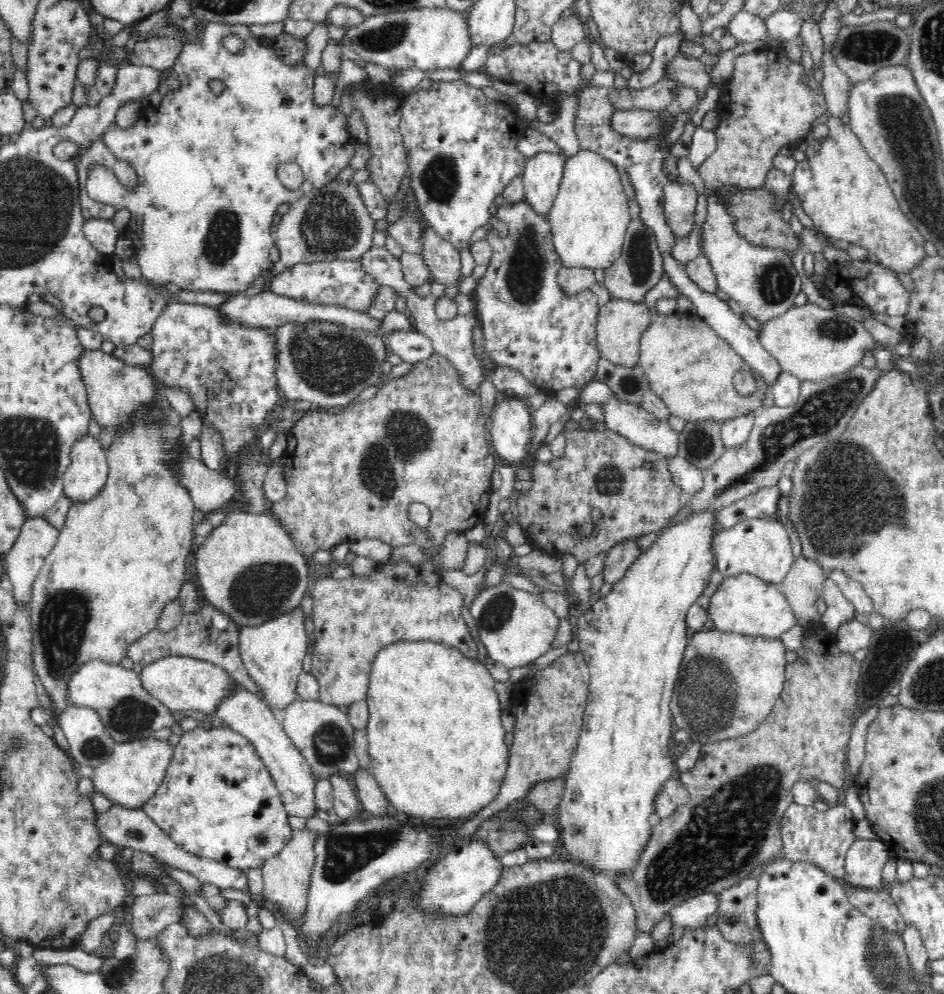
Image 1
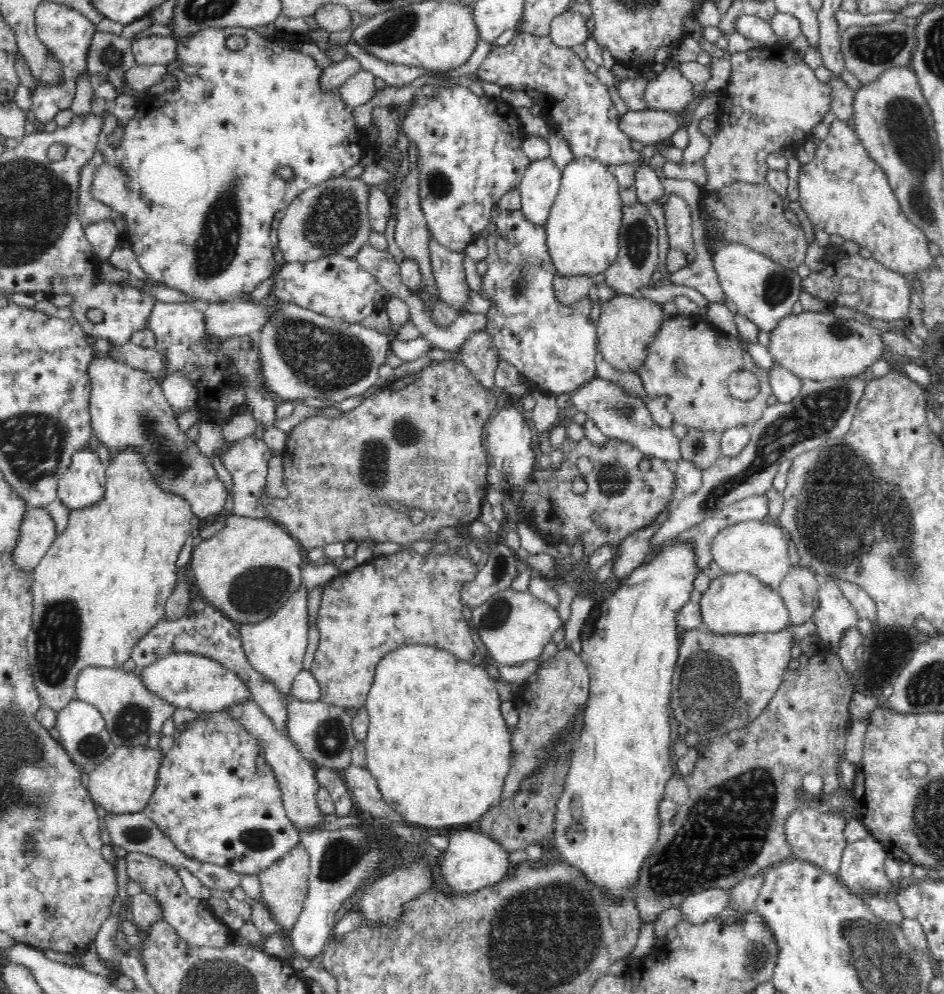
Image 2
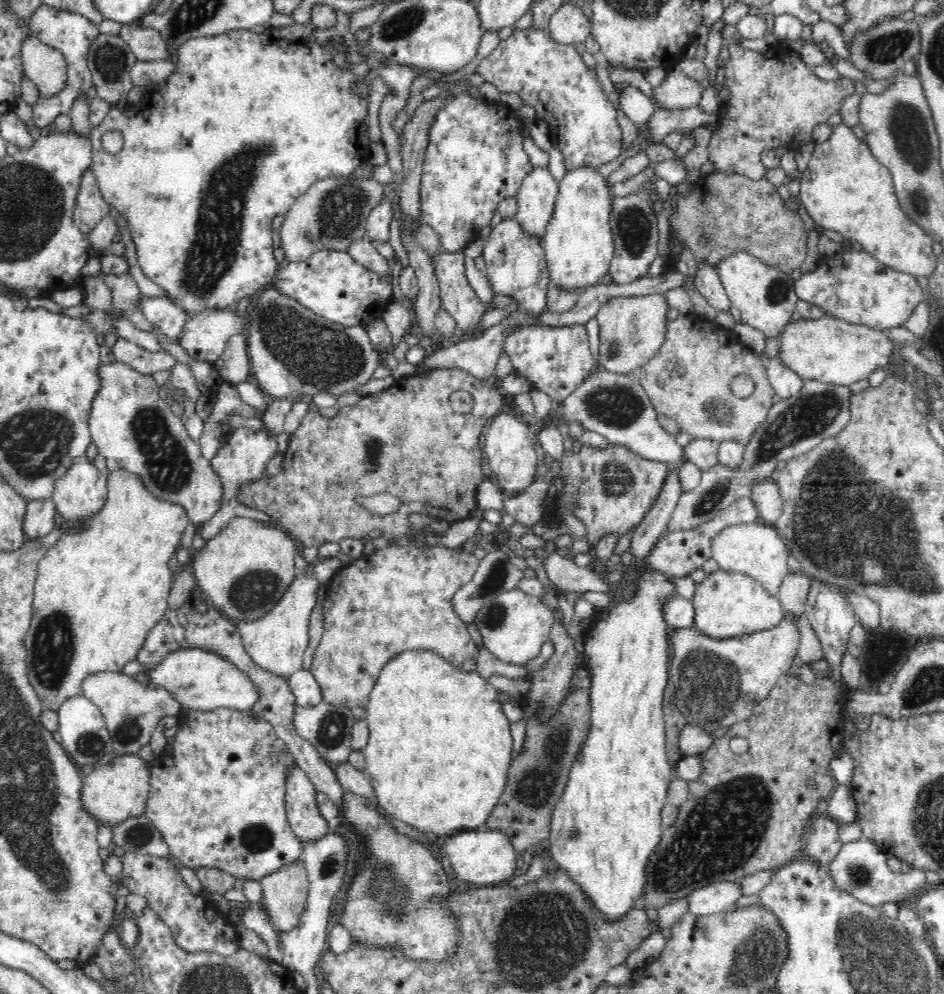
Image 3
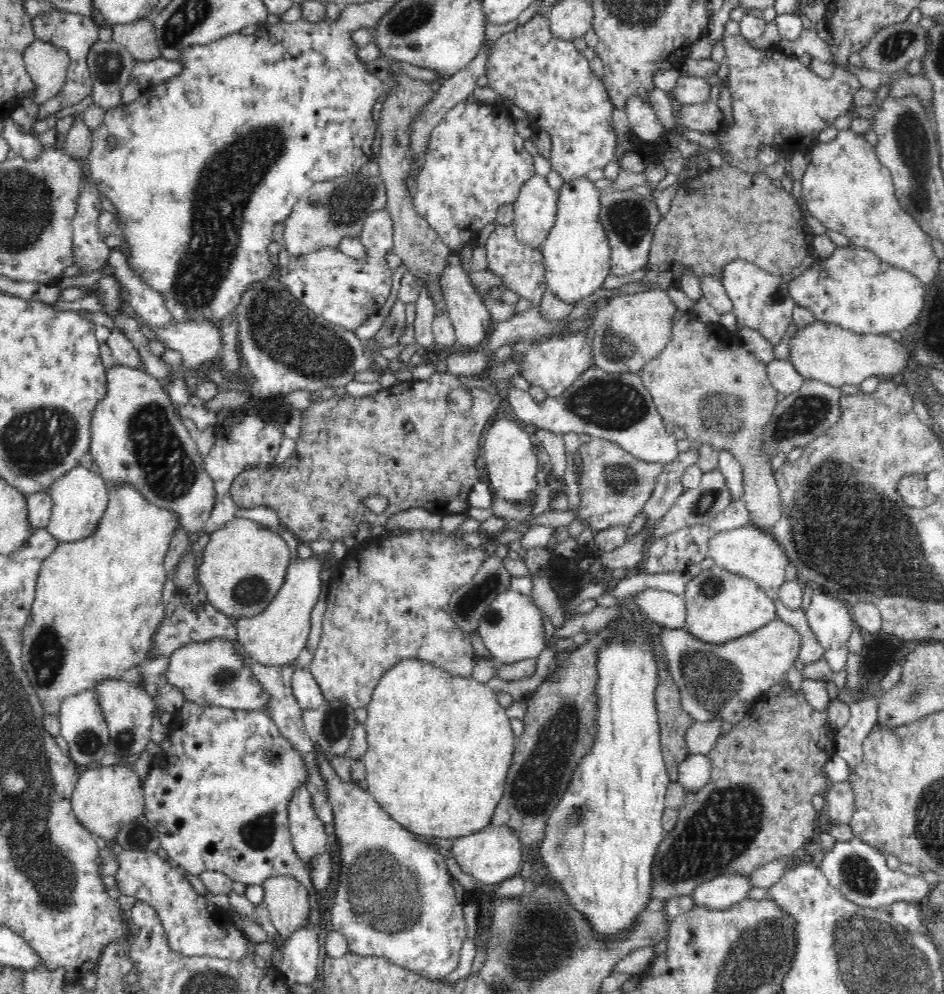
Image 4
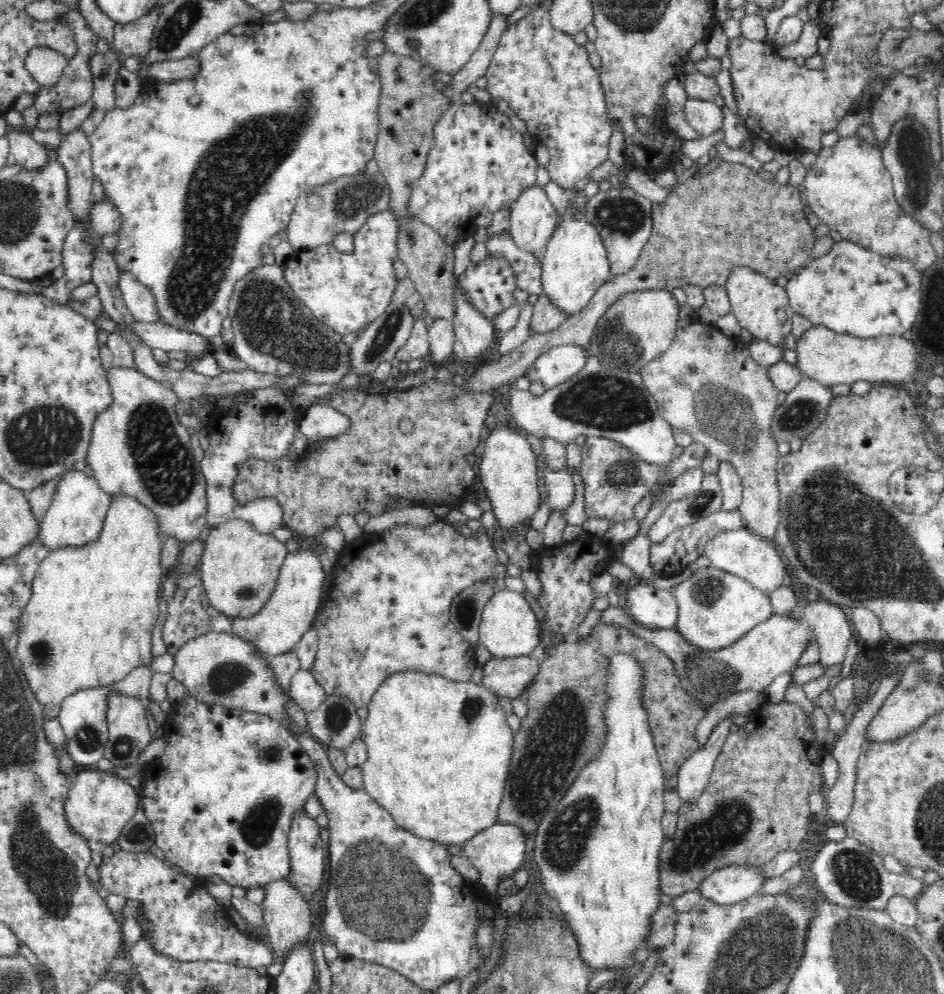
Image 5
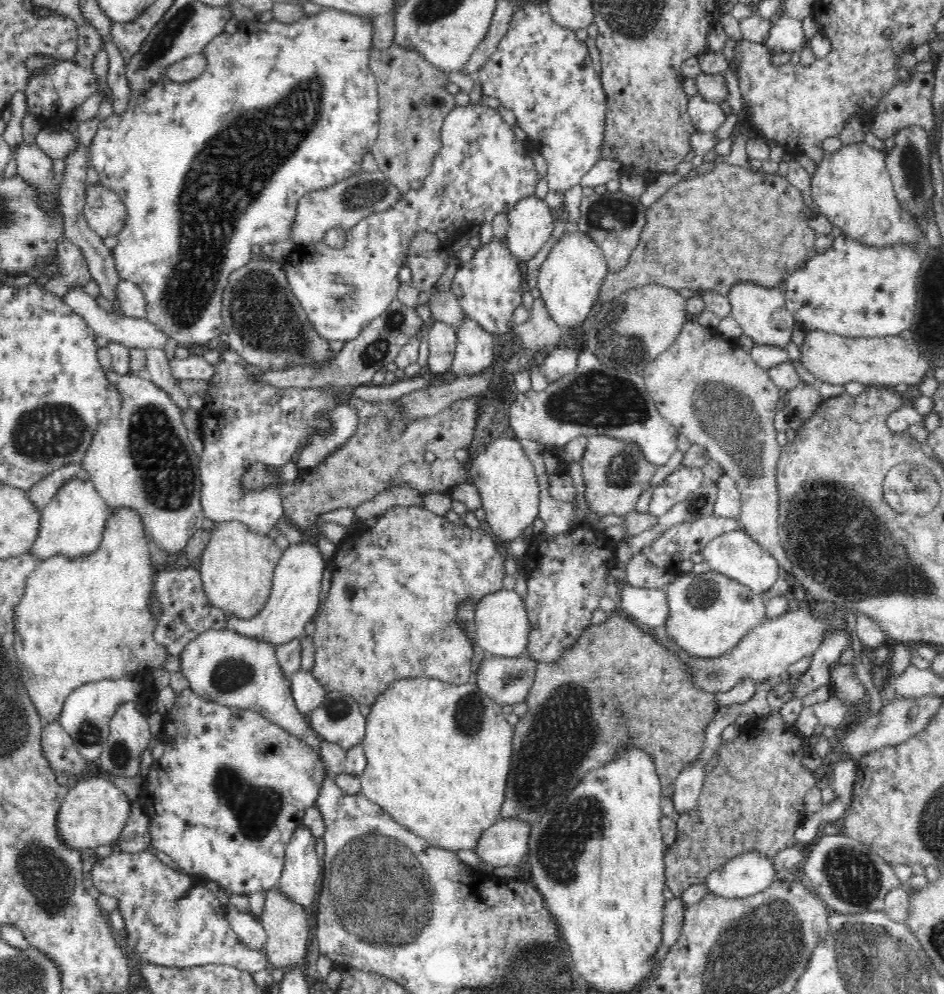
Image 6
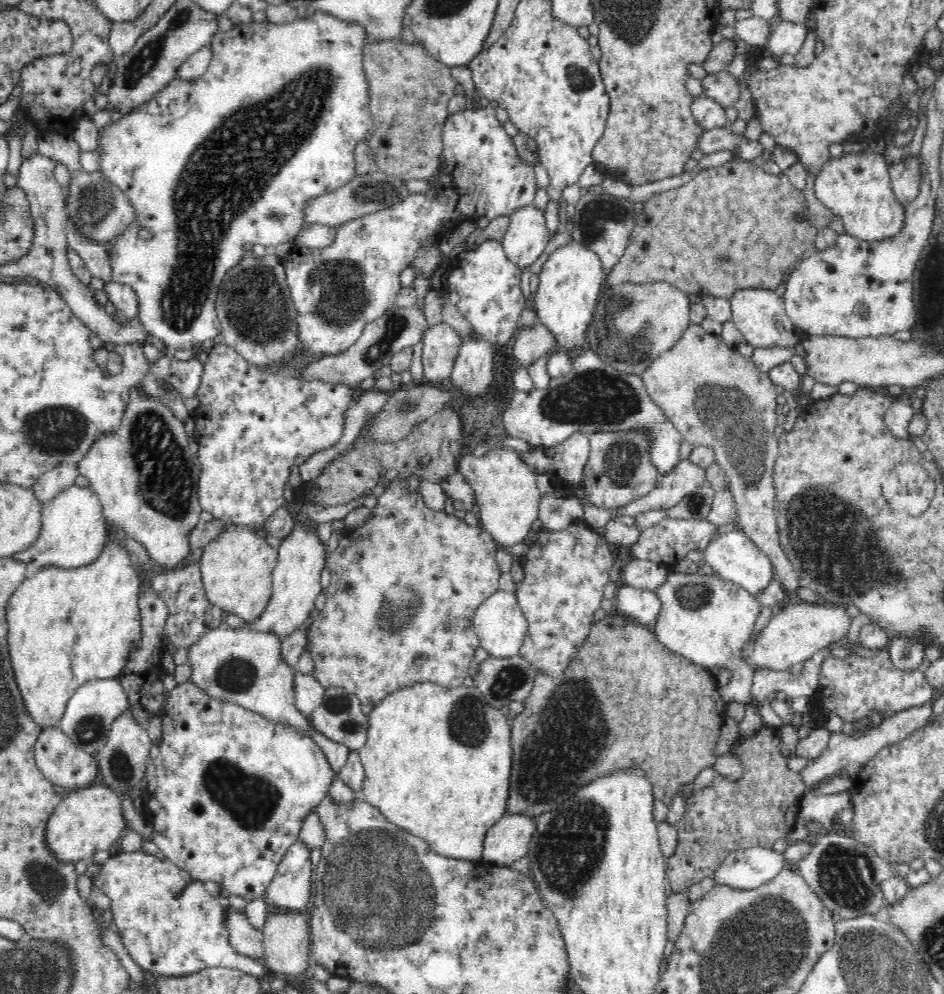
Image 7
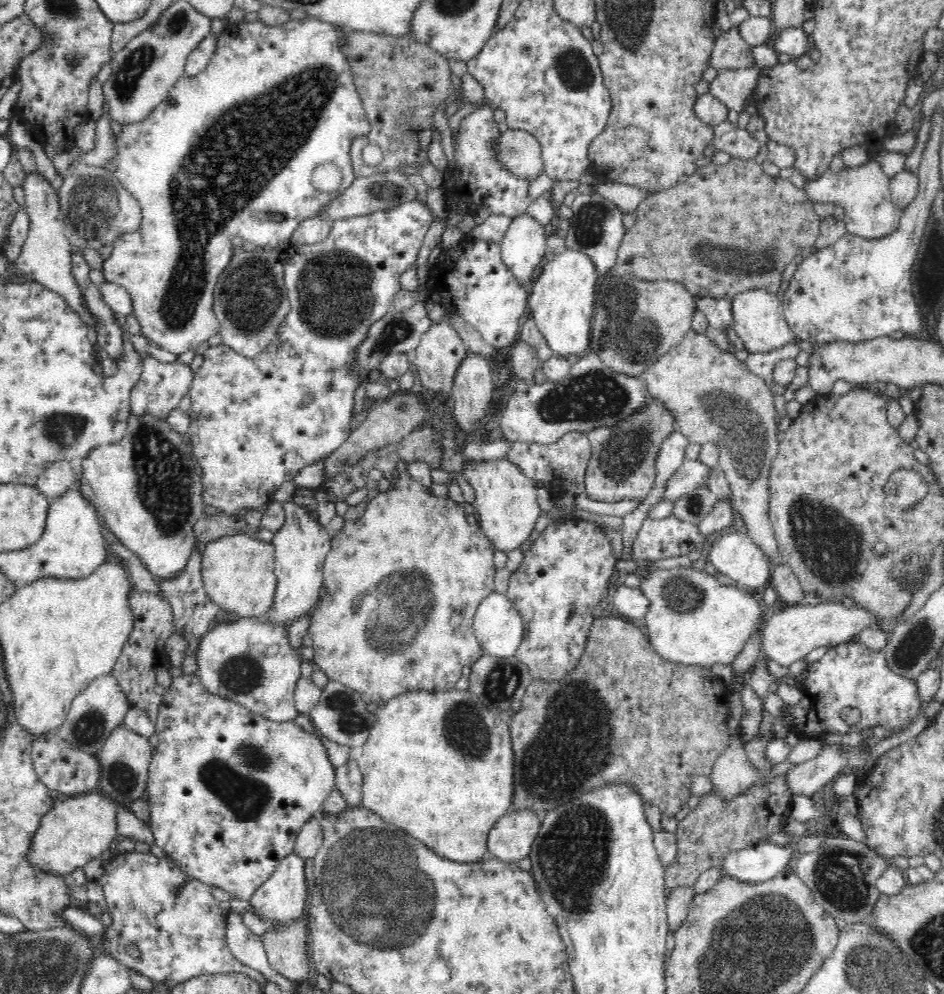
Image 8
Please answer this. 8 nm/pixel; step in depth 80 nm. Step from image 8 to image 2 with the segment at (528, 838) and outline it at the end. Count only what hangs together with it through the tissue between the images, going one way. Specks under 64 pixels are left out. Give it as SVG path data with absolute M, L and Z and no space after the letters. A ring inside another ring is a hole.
M472 827L460 829L449 836L449 842L450 845L438 860L438 866L444 875L444 883L448 884L448 891L458 893L475 891L499 883L510 873L512 867L510 854L490 833L483 833Z

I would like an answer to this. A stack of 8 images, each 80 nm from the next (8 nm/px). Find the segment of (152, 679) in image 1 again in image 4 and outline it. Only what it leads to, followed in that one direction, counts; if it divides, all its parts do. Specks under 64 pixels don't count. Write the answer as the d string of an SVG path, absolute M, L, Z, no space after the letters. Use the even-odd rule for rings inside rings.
M210 637L208 640L205 641L192 641L186 643L184 646L178 648L172 652L170 656L168 656L169 662L168 667L166 668L166 672L163 676L168 680L168 682L172 685L176 685L176 687L180 688L180 691L184 693L184 700L192 701L198 703L200 705L212 705L212 706L219 706L229 709L240 709L246 711L266 711L266 708L270 706L270 702L272 702L272 695L266 691L266 687L262 685L262 681L256 677L256 673L254 673L254 669L252 669L252 663L250 663L251 656L248 655L248 651L246 651L246 647L240 643L240 641L236 639L230 639L230 637Z

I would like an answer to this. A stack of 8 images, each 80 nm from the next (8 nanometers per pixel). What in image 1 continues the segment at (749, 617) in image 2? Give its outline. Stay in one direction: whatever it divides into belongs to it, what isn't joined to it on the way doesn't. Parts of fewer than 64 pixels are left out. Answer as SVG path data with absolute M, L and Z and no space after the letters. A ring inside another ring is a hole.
M748 573L724 577L710 596L706 612L717 631L746 636L780 637L797 624L778 586Z

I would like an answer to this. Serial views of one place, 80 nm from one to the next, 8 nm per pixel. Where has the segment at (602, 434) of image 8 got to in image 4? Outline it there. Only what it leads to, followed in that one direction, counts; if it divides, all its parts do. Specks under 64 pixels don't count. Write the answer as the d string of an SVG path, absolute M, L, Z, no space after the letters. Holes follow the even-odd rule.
M593 437L580 448L582 464L578 475L581 498L580 517L589 522L593 532L611 526L629 525L648 500L662 465L649 463L625 452L618 444Z

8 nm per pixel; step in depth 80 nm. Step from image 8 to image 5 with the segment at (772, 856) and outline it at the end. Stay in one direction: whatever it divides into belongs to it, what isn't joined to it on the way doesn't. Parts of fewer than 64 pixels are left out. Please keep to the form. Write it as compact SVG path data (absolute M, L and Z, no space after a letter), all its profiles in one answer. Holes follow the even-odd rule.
M728 864L726 866L714 869L710 876L707 876L699 886L700 894L706 898L712 899L718 904L734 904L738 901L746 900L751 896L760 893L764 888L767 878L762 869L764 866L754 864Z

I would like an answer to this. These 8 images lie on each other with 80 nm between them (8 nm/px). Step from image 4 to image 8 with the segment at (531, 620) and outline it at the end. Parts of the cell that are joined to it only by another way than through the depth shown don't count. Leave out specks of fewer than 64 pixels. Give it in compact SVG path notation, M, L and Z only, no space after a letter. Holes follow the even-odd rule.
M491 592L477 606L473 635L481 649L498 658L513 656L522 640L523 622L505 593Z

